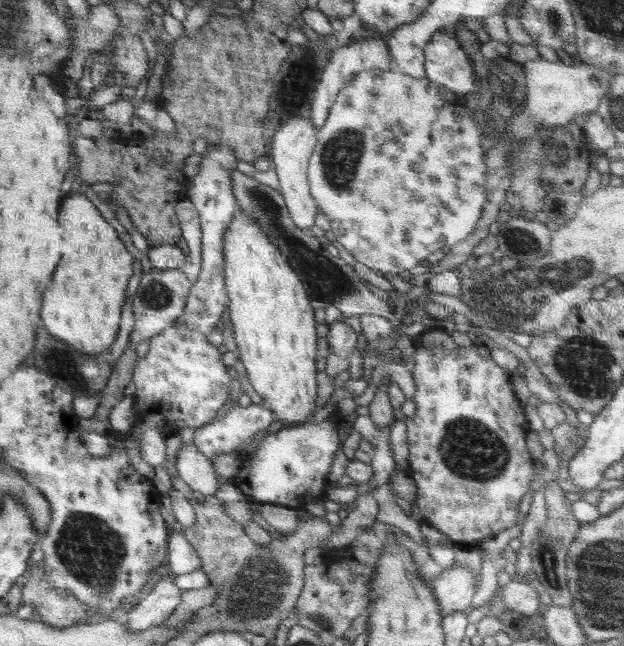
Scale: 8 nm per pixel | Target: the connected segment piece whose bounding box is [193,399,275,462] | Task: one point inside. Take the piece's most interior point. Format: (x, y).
(243, 420)

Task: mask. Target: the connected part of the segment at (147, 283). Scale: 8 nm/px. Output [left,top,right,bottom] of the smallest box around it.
[130,268,192,347]

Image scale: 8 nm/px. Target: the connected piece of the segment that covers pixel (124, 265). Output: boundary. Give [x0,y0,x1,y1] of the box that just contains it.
[42,193,134,354]

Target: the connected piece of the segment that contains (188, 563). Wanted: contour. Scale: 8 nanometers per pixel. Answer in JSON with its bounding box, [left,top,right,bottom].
[167,528,202,574]

